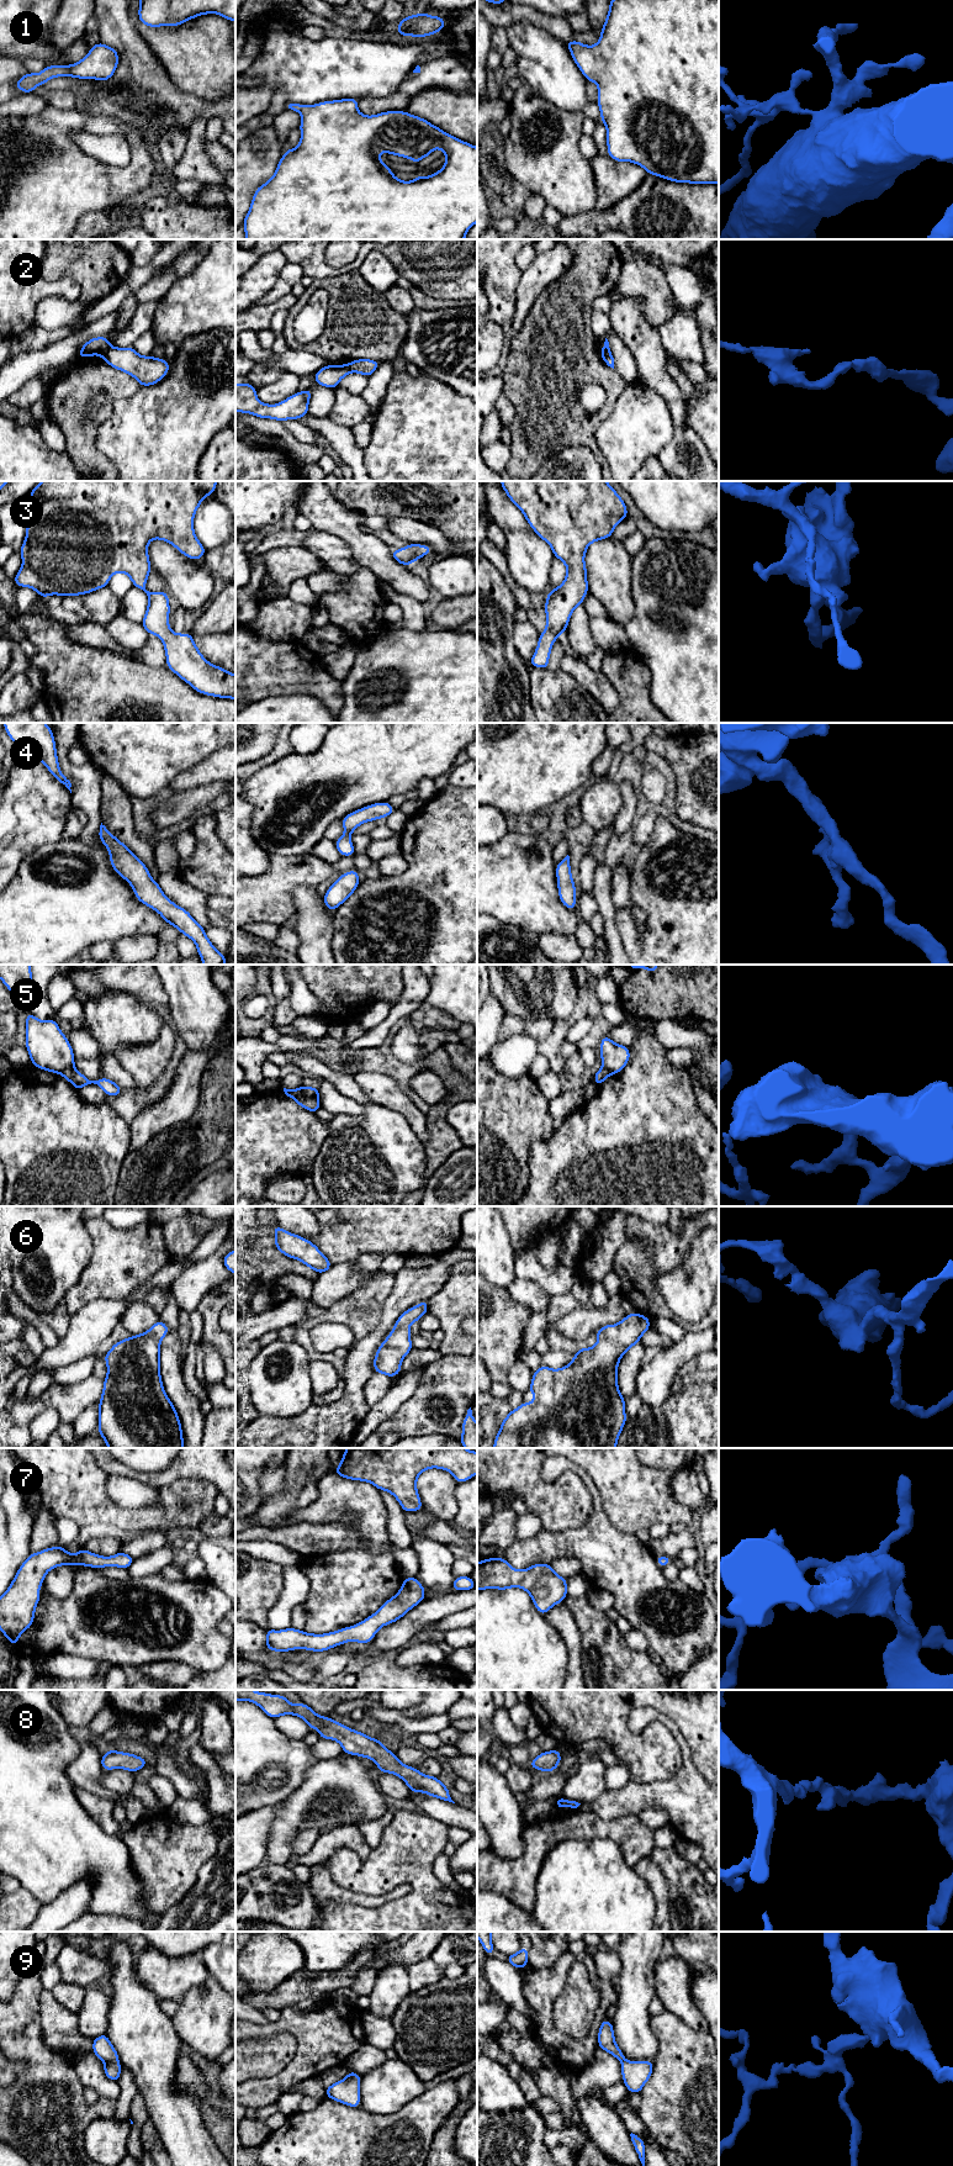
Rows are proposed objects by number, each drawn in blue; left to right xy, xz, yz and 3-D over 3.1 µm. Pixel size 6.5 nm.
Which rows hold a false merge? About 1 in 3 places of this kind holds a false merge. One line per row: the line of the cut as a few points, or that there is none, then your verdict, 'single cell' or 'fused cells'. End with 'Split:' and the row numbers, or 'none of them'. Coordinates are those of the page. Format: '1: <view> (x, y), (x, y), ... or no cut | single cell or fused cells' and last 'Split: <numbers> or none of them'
1: no cut | single cell
2: xy (110, 345), (102, 355) | fused cells
3: no cut | single cell
4: no cut | single cell
5: xz (298, 1088), (307, 1095), (317, 1098) | fused cells
6: no cut | single cell
7: no cut | single cell
8: no cut | single cell
9: xy (117, 2060), (104, 2063) | fused cells
Split: 2, 5, 9

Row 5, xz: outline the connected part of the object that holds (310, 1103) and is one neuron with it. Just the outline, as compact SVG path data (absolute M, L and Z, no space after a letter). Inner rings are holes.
M300 1088L297 1089L286 1089L284 1092L287 1097L292 1098L300 1106L309 1110L312 1113L317 1113L321 1108L321 1103L318 1098L307 1097Z

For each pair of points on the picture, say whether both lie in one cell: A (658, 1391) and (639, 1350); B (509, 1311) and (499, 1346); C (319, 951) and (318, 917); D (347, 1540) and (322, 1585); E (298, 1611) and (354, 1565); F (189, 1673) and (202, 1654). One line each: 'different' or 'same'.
A: different
B: same
C: same
D: different
E: different
F: different

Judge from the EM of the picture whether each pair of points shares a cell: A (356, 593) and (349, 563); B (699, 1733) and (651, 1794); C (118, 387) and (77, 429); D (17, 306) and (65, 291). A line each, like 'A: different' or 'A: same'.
A: different
B: different
C: same
D: same

